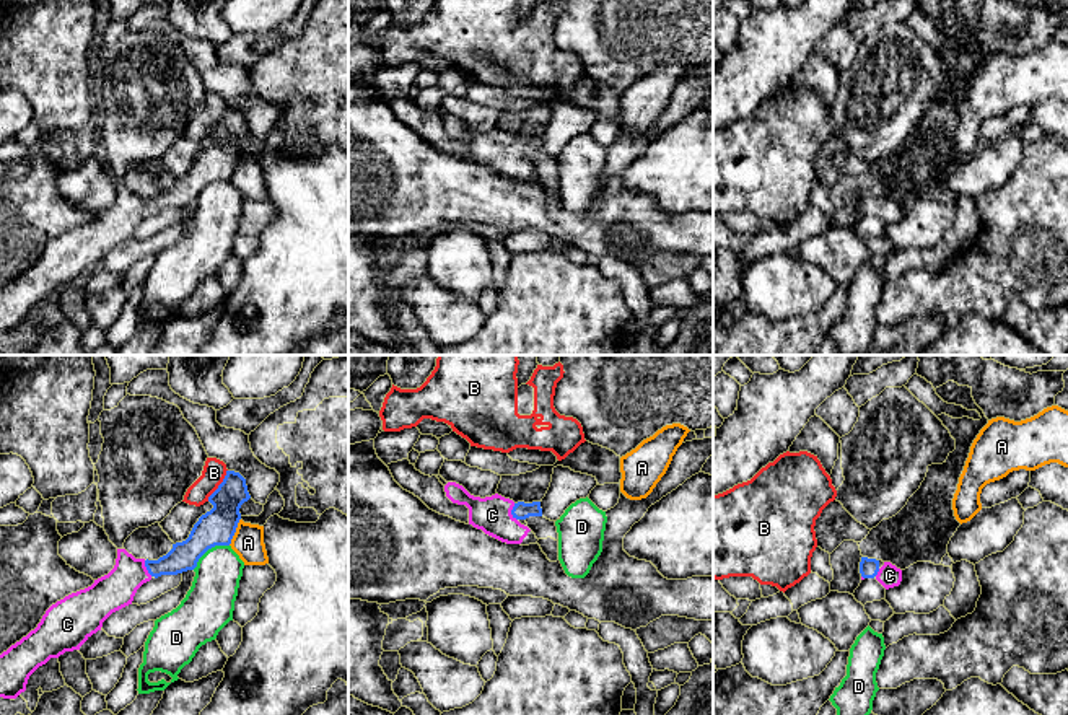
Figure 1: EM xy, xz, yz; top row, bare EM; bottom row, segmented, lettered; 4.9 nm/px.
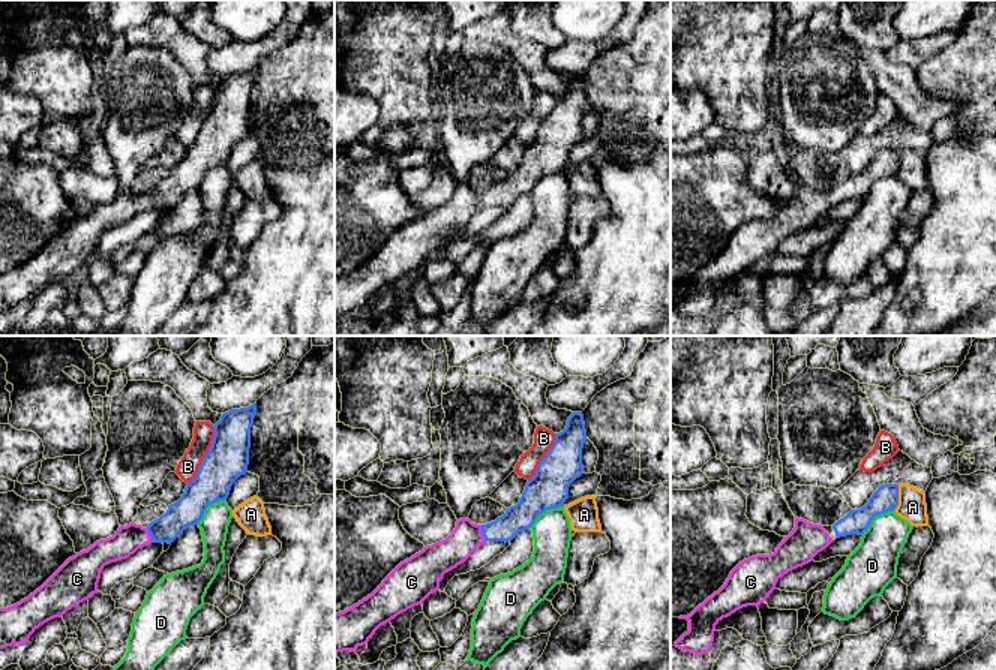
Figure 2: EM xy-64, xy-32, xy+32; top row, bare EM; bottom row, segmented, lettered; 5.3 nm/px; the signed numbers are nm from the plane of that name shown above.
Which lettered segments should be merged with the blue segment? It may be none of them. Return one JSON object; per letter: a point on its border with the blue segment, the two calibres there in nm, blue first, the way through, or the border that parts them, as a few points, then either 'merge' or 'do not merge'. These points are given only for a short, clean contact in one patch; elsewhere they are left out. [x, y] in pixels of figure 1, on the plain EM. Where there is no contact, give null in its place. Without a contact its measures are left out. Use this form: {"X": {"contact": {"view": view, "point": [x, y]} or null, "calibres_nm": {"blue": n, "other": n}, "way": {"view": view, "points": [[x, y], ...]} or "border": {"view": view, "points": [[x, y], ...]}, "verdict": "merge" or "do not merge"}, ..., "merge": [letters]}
{"A": {"contact": {"view": "xy", "point": [235, 166]}, "calibres_nm": {"blue": 180, "other": 160}, "border": {"view": "xy", "points": [[240, 153], [228, 179]]}, "verdict": "do not merge"}, "B": {"contact": {"view": "xy", "point": [218, 121]}, "calibres_nm": {"blue": 180, "other": 120}, "verdict": "do not merge"}, "C": {"contact": {"view": "xz", "point": [512, 147]}, "calibres_nm": {"blue": 90, "other": 180}, "way": {"view": "xz", "points": [[521, 145], [512, 147], [492, 150]]}, "verdict": "merge"}, "D": {"contact": {"view": "xy", "point": [209, 183]}, "calibres_nm": {"blue": 180, "other": 220}, "verdict": "do not merge"}, "merge": ["C"]}

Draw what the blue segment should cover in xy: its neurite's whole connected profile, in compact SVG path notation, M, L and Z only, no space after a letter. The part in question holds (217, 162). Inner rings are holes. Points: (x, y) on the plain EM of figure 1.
M226 106L223 117L208 132L213 140L210 147L202 150L194 160L189 173L182 178L173 179L173 184L158 195L135 194L125 184L117 184L114 204L94 215L85 225L72 228L52 239L34 265L31 265L20 277L11 280L0 290L0 332L16 334L26 326L29 311L50 293L59 293L65 287L80 285L80 282L98 265L103 257L116 246L132 239L137 225L150 217L153 212L177 210L197 202L199 194L215 181L230 181L241 155L239 143L251 134L246 114L234 106Z

